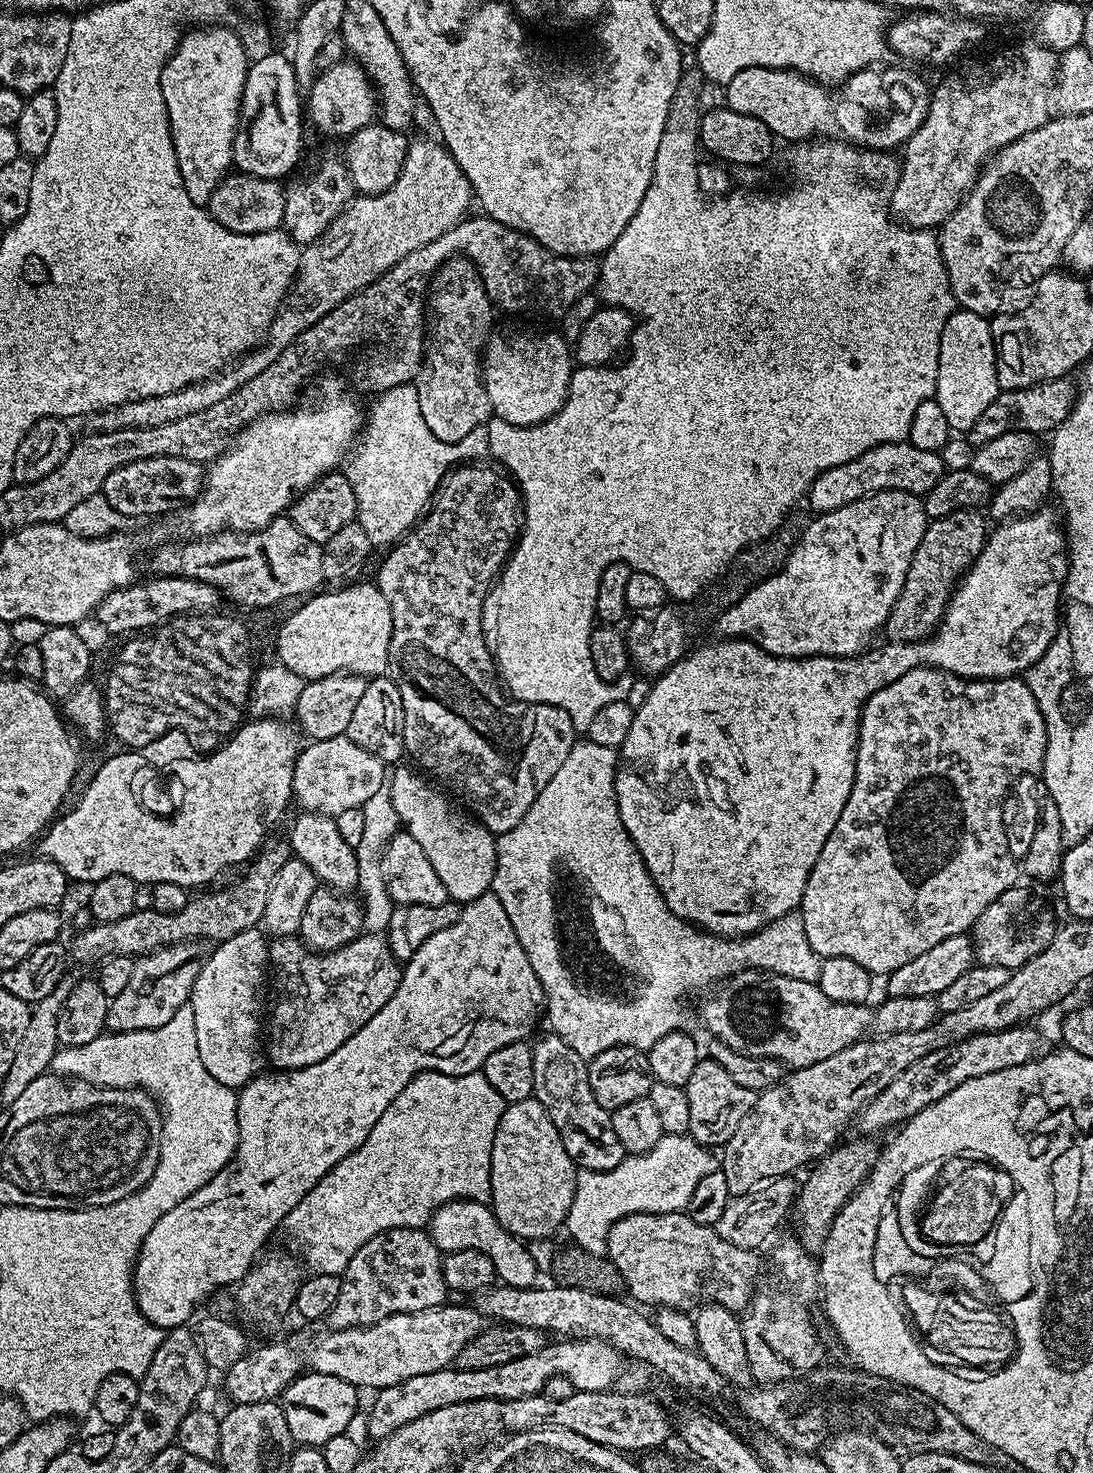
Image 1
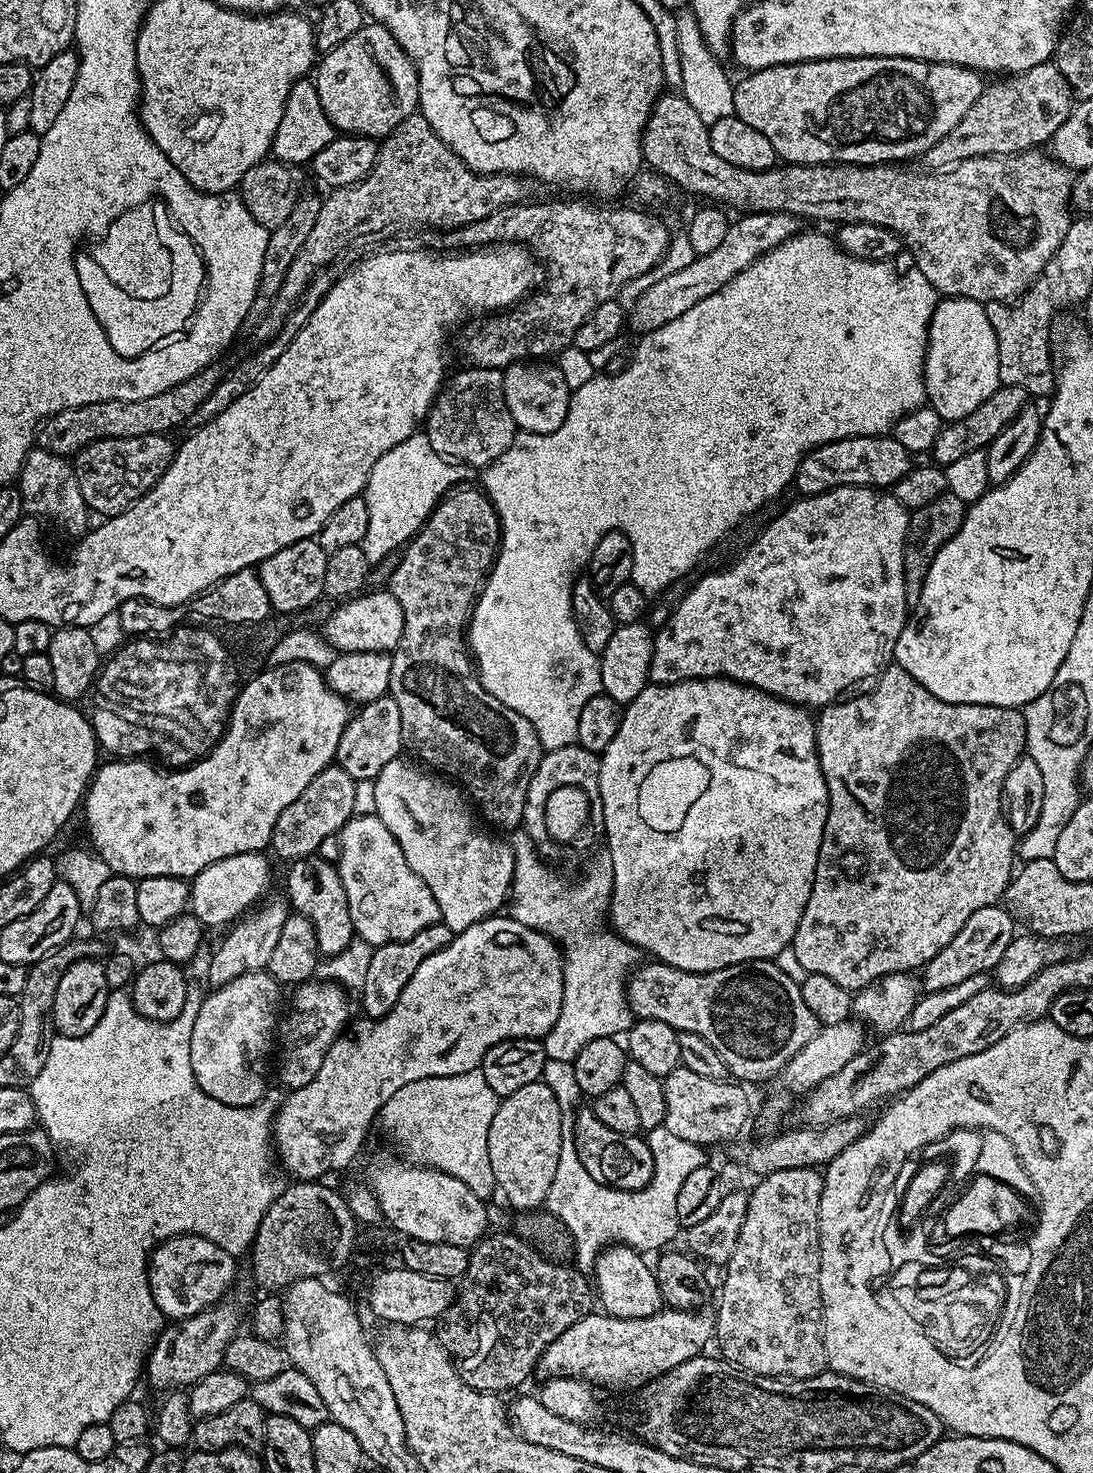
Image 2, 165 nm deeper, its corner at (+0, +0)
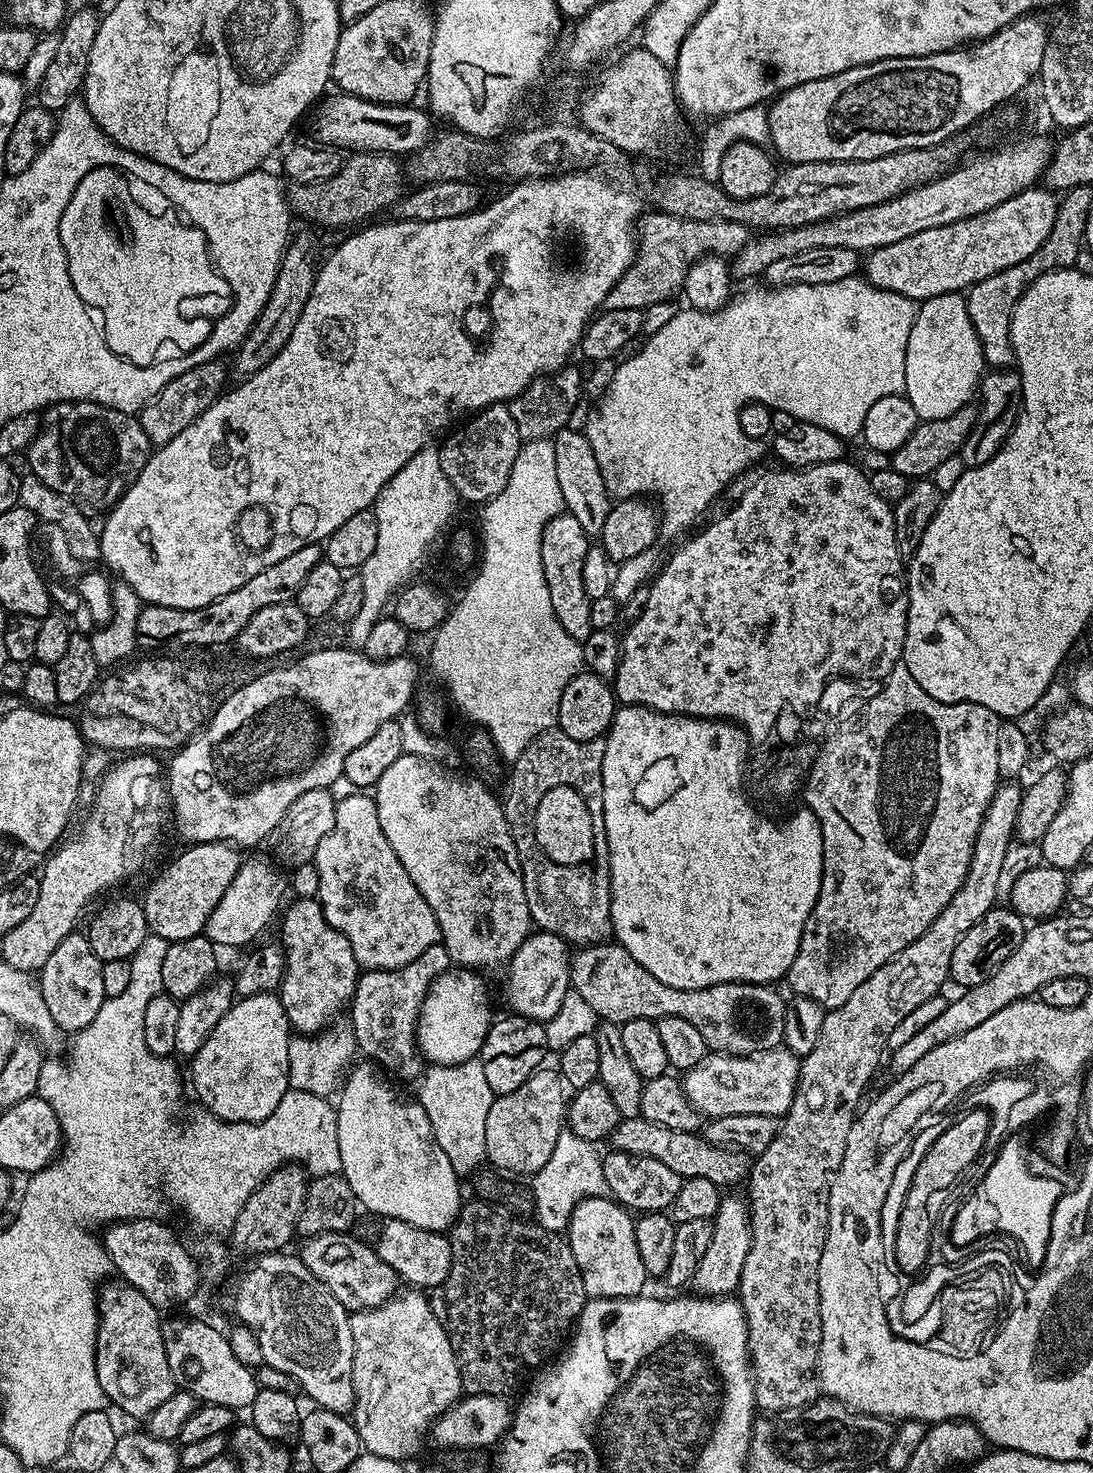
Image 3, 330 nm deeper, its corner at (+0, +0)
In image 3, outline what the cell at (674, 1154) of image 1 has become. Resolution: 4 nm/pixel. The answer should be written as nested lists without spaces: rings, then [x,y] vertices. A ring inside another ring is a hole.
[[[567,1126],[562,1129],[546,1166],[542,1166],[542,1170],[538,1170],[530,1180],[532,1197],[536,1203],[535,1223],[551,1232],[567,1233],[578,1202],[591,1196],[609,1195],[602,1152],[596,1148],[599,1147],[593,1141],[578,1138],[578,1134],[574,1134]]]

